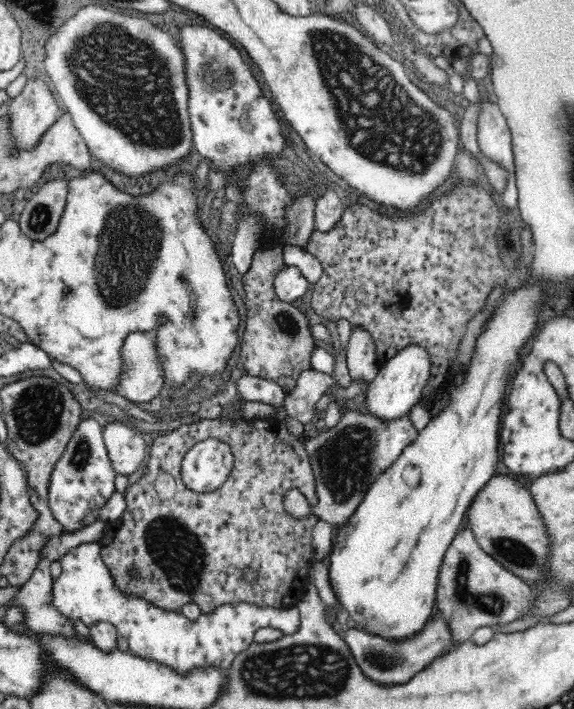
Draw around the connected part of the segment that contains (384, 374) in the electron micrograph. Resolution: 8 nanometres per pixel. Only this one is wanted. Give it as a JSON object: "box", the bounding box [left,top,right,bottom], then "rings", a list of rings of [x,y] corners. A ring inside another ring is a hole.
{"box":[364,346,430,424],"rings":[[[409,346],[380,367],[376,378],[368,385],[364,406],[367,413],[384,424],[406,416],[409,410],[420,403],[422,386],[430,376],[428,353],[418,346]]]}

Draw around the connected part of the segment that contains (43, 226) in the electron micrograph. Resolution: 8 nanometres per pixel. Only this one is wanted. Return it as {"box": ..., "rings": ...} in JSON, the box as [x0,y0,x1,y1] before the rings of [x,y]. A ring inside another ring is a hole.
{"box":[18,178,68,241],"rings":[[[57,178],[53,181],[42,185],[41,189],[35,196],[28,196],[25,198],[25,206],[23,211],[20,211],[20,218],[18,221],[20,230],[29,239],[33,241],[43,241],[48,238],[49,234],[54,234],[60,222],[60,216],[66,204],[68,183]]]}

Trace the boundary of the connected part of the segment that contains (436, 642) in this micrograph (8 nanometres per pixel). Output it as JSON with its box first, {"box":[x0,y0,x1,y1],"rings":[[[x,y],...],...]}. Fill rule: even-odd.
{"box":[343,608,462,684],"rings":[[[439,608],[434,610],[424,622],[420,631],[404,639],[390,639],[355,627],[346,631],[343,639],[351,648],[355,661],[368,675],[368,678],[384,684],[404,683],[432,661],[443,657],[446,652],[453,651],[462,641],[456,637],[456,628],[451,625],[451,618],[446,618]]]}

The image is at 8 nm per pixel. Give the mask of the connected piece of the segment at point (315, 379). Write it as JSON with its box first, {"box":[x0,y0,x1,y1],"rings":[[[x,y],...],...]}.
{"box":[283,368,334,423],"rings":[[[314,368],[300,370],[294,388],[287,393],[283,402],[288,416],[303,423],[308,422],[312,418],[314,404],[334,382],[332,375]]]}

